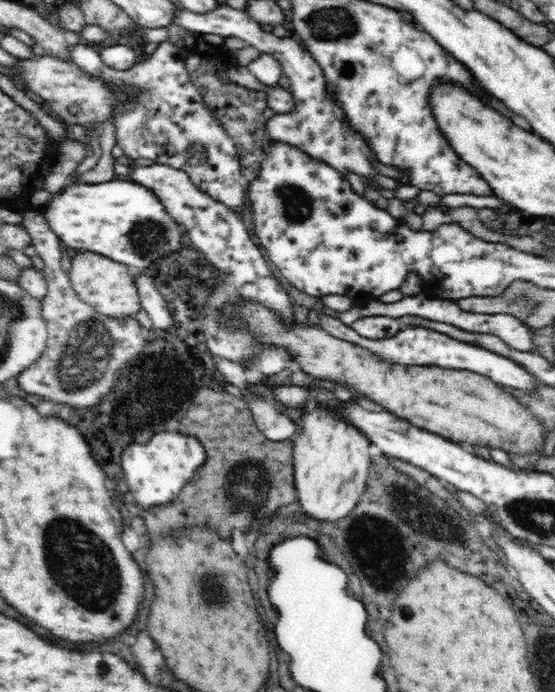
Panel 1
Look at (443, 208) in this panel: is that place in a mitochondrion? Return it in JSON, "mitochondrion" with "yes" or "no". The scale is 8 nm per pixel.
{"mitochondrion":"no"}

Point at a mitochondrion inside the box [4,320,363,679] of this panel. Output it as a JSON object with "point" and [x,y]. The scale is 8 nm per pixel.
{"point":[75,557]}

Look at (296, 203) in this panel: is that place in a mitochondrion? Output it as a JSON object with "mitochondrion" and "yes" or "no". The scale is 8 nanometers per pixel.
{"mitochondrion":"yes"}

